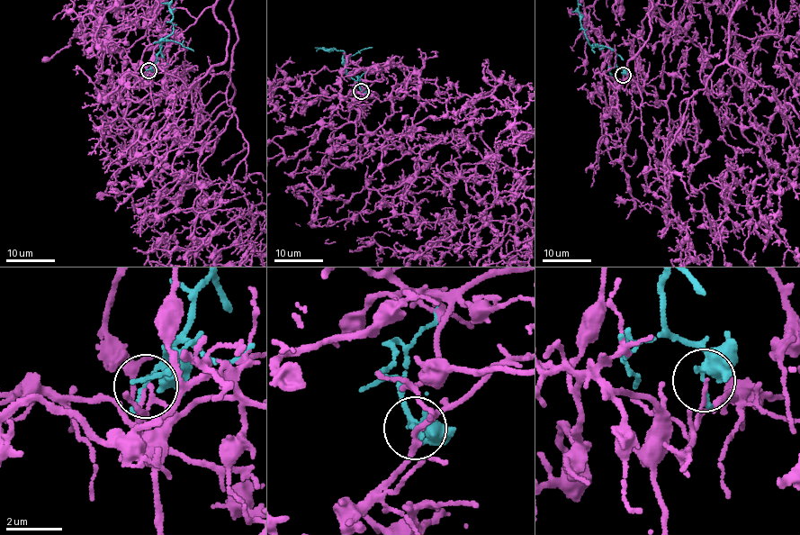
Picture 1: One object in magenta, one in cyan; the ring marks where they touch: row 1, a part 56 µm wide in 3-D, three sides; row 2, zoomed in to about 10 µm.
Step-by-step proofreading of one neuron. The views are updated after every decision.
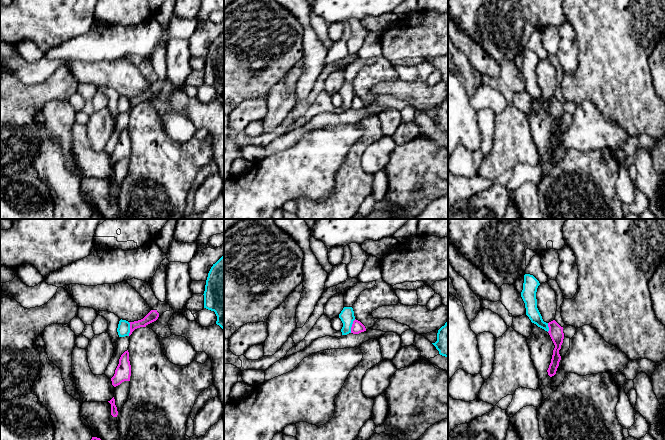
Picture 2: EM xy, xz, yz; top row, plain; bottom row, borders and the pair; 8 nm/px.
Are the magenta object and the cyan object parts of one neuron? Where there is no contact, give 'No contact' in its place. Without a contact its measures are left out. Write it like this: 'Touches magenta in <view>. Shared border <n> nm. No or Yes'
Touches magenta in xy. Shared border 110 nm. No

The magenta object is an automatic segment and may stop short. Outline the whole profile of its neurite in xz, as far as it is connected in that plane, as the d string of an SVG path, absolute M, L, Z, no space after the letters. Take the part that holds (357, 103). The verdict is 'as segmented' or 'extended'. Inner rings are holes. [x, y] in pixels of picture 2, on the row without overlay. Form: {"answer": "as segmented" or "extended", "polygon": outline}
{"answer": "as segmented", "polygon": "M355 95L353 97L353 100L352 100L352 103L351 103L351 109L359 110L359 109L364 108L364 107L366 107L365 102L360 97Z"}

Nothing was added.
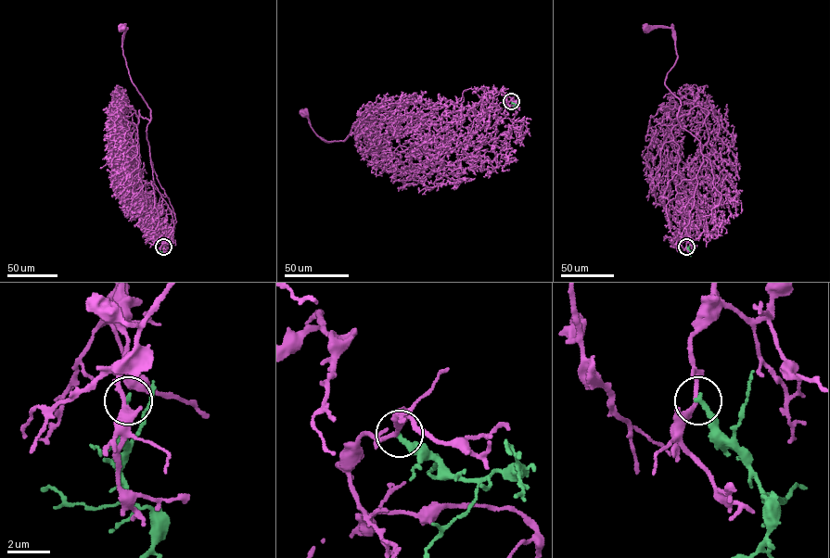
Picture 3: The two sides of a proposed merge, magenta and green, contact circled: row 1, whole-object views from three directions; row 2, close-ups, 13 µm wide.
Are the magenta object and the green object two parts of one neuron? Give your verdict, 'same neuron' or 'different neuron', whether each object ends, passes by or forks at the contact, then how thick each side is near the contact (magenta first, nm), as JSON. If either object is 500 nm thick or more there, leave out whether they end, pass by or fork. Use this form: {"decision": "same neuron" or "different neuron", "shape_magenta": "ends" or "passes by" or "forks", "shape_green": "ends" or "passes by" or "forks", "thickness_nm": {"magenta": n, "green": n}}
{"decision": "different neuron", "shape_magenta": "passes by", "shape_green": "ends", "thickness_nm": {"magenta": 260, "green": 260}}

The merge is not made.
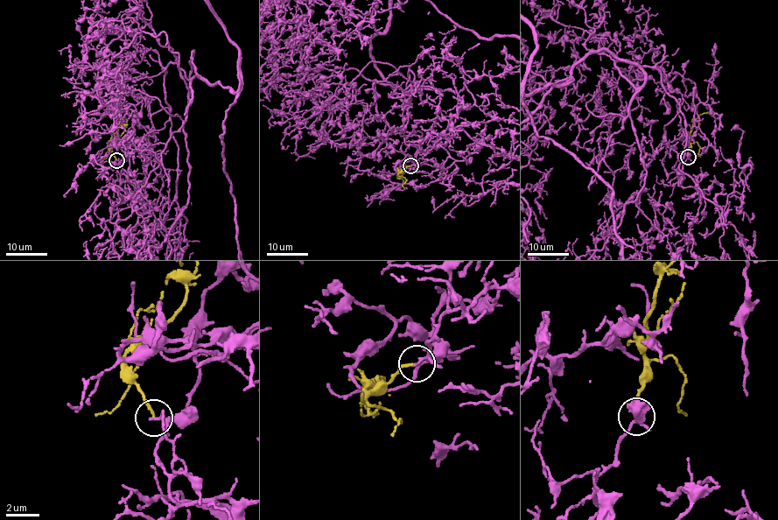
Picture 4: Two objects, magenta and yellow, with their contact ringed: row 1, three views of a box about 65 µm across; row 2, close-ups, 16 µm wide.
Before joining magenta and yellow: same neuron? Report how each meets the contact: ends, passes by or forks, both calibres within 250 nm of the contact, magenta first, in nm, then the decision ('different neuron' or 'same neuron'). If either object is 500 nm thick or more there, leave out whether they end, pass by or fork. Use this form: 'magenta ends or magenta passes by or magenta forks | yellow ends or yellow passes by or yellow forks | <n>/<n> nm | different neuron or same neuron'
magenta forks | yellow ends | 120/150 nm | different neuron

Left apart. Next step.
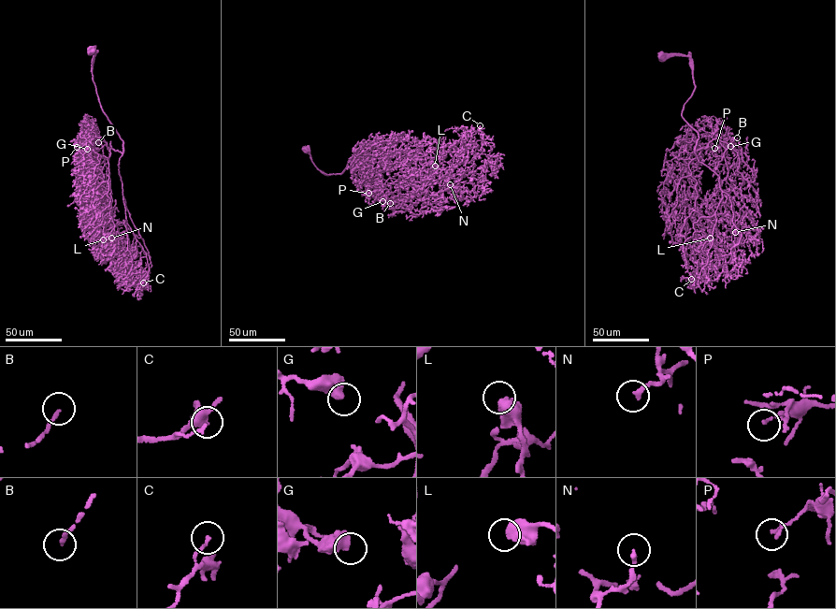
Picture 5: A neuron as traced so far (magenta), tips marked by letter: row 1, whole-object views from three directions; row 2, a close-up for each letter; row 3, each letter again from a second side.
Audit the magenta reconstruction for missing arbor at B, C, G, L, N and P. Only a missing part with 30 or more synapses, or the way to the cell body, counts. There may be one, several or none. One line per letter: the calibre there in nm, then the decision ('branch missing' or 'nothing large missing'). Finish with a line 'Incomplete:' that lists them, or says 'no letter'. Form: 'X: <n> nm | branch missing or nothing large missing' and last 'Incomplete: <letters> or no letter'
B: 170 nm | branch missing
C: 130 nm | nothing large missing
G: 600 nm | nothing large missing
L: 600 nm | branch missing
N: 200 nm | branch missing
P: 110 nm | nothing large missing
Incomplete: B, L, N

